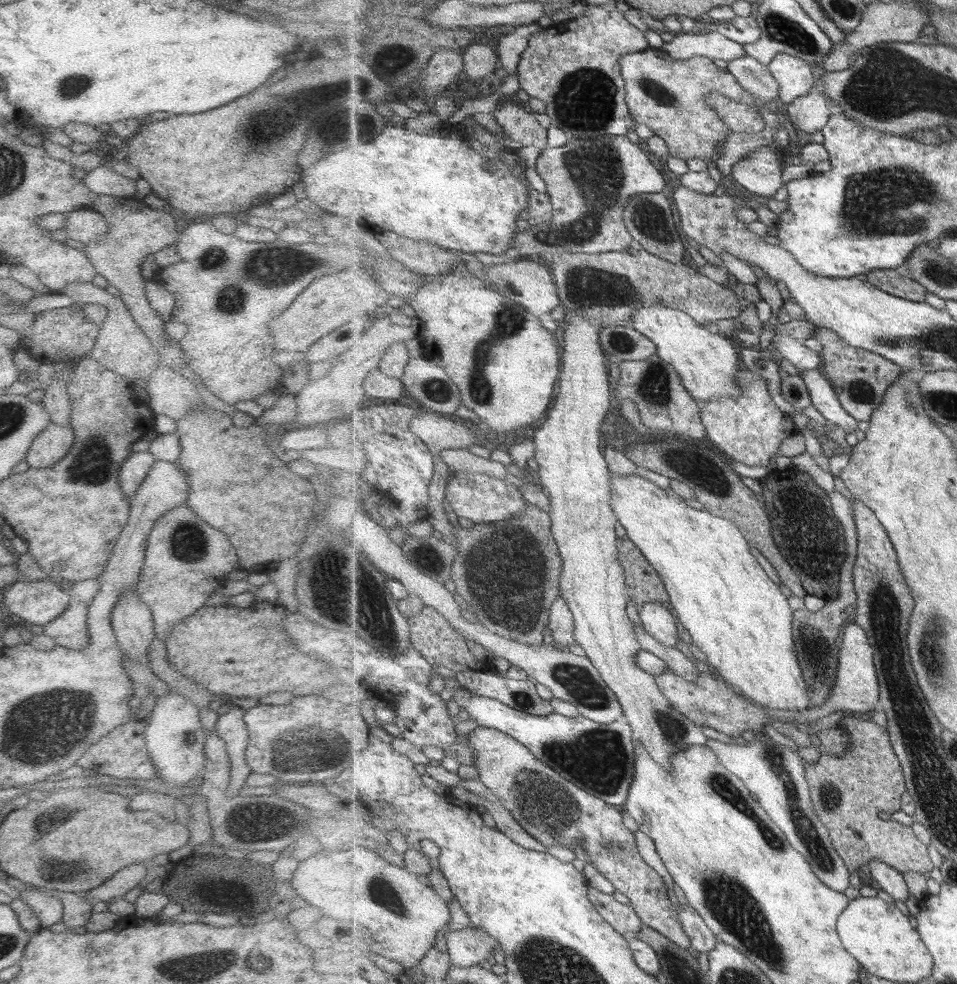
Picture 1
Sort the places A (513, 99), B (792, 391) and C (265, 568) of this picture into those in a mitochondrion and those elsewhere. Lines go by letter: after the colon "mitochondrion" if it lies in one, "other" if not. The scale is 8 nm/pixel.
A: other
B: mitochondrion
C: other

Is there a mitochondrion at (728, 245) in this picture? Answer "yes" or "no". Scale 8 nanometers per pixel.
no

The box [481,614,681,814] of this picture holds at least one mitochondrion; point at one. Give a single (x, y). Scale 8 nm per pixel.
(598, 759)

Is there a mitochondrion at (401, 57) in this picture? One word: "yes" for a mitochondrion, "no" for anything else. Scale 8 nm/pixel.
no

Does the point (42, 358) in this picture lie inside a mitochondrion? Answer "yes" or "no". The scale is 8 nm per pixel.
no

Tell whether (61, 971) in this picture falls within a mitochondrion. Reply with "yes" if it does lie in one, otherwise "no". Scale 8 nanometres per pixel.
no

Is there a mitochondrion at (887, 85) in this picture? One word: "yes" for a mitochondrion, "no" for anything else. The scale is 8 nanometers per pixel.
yes

